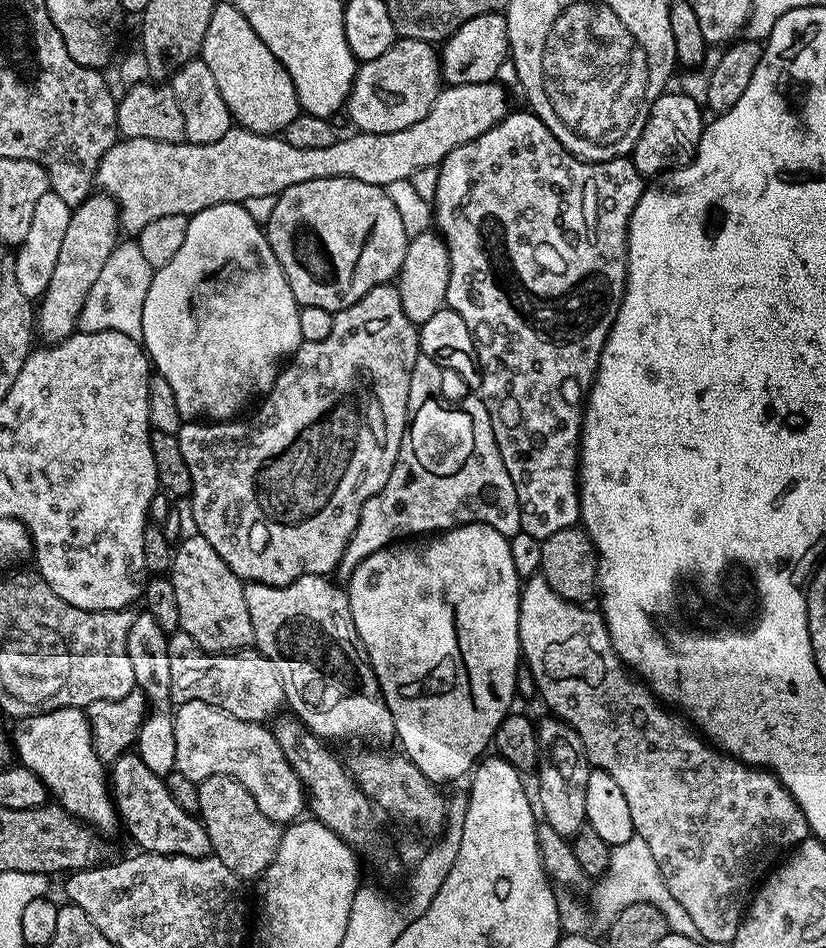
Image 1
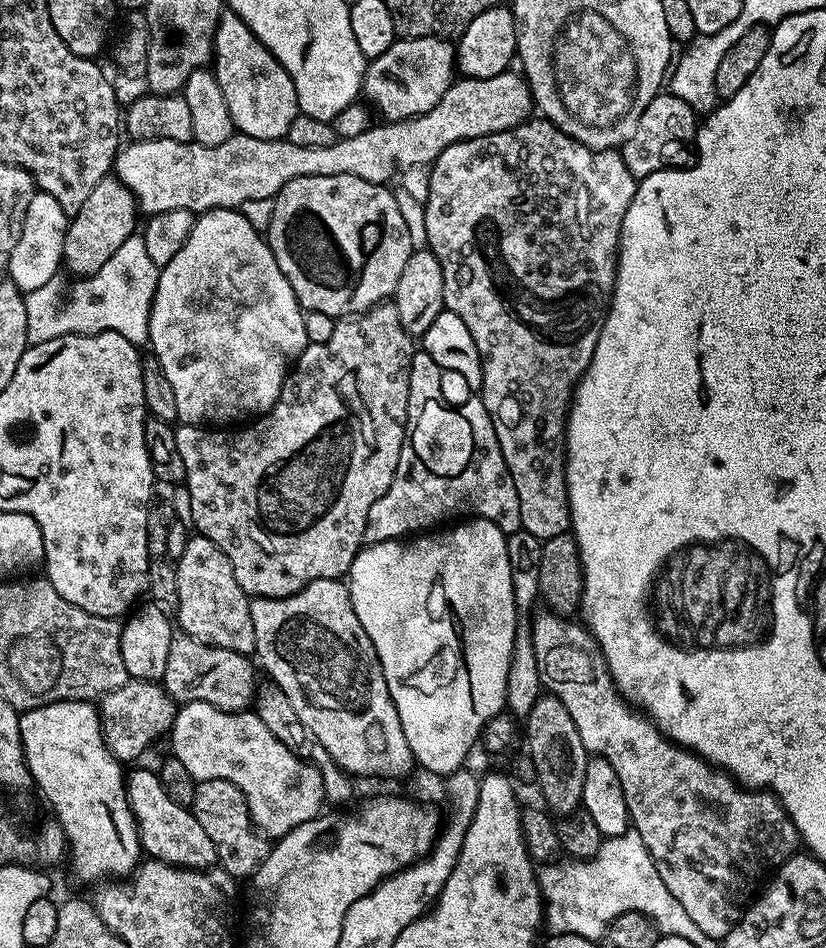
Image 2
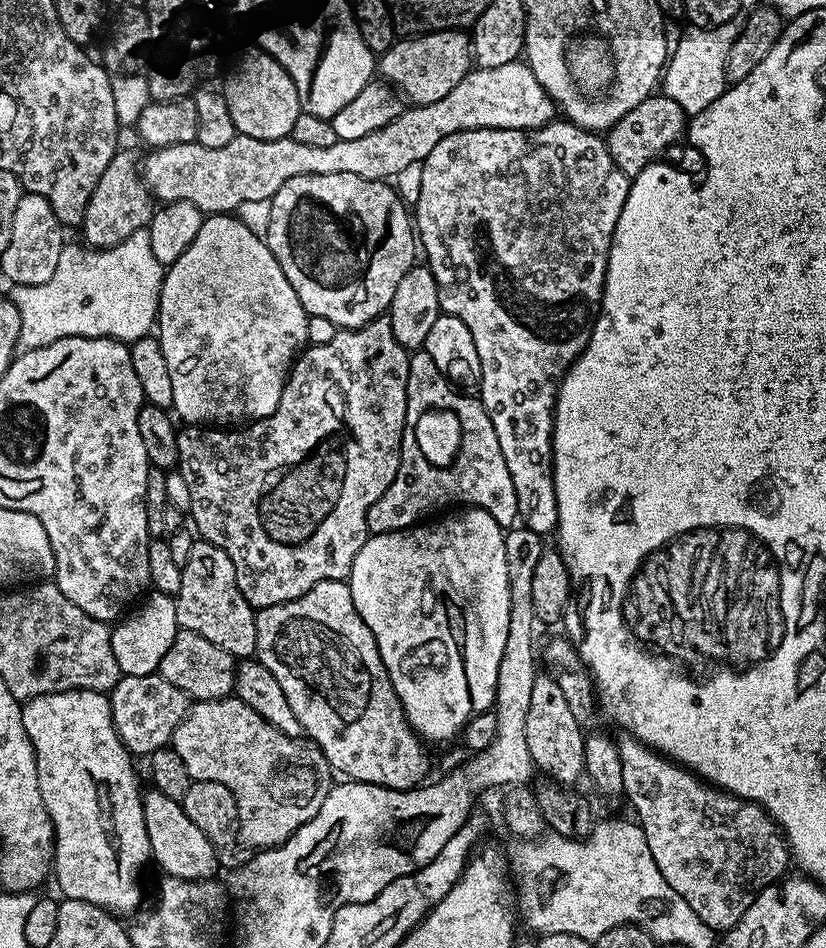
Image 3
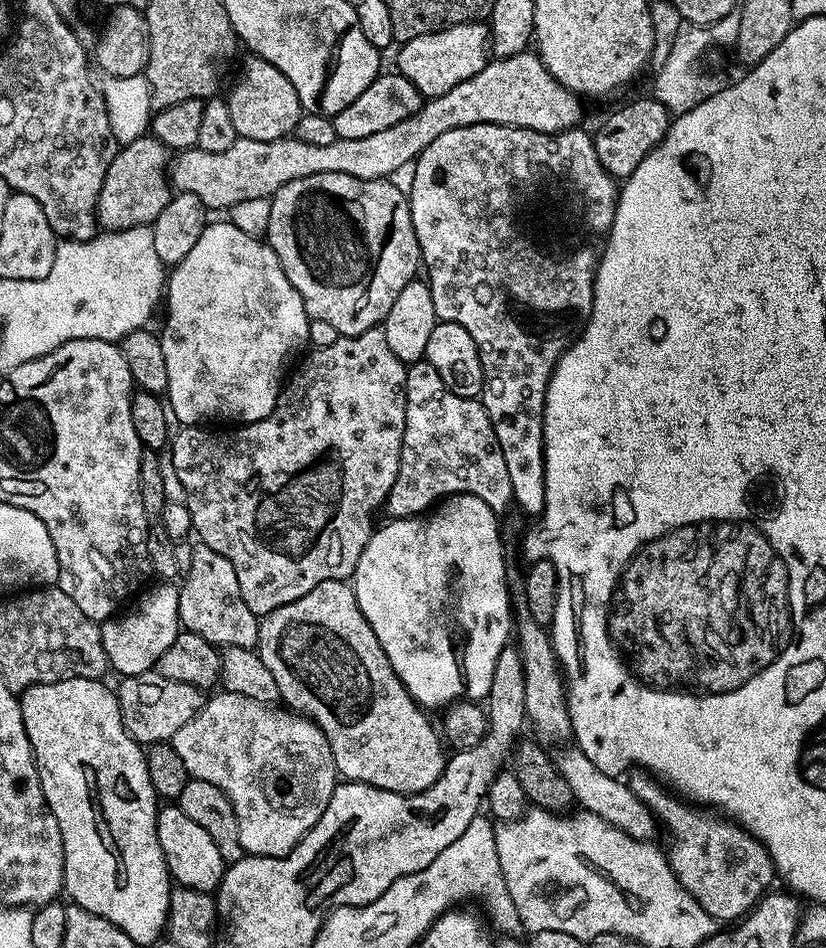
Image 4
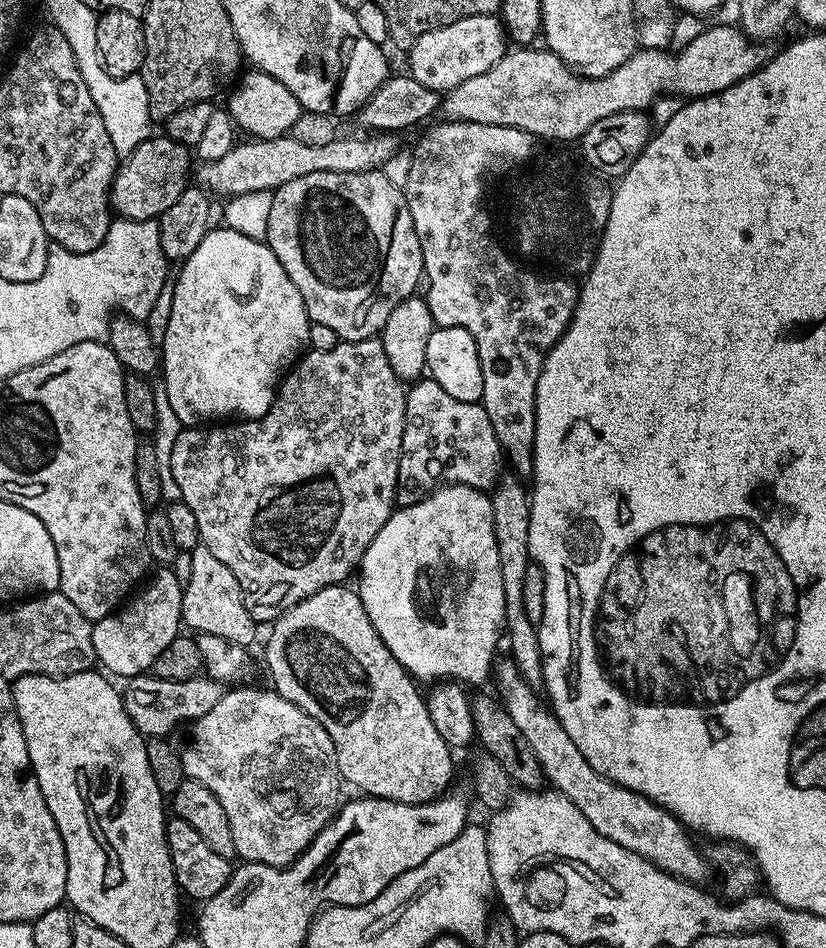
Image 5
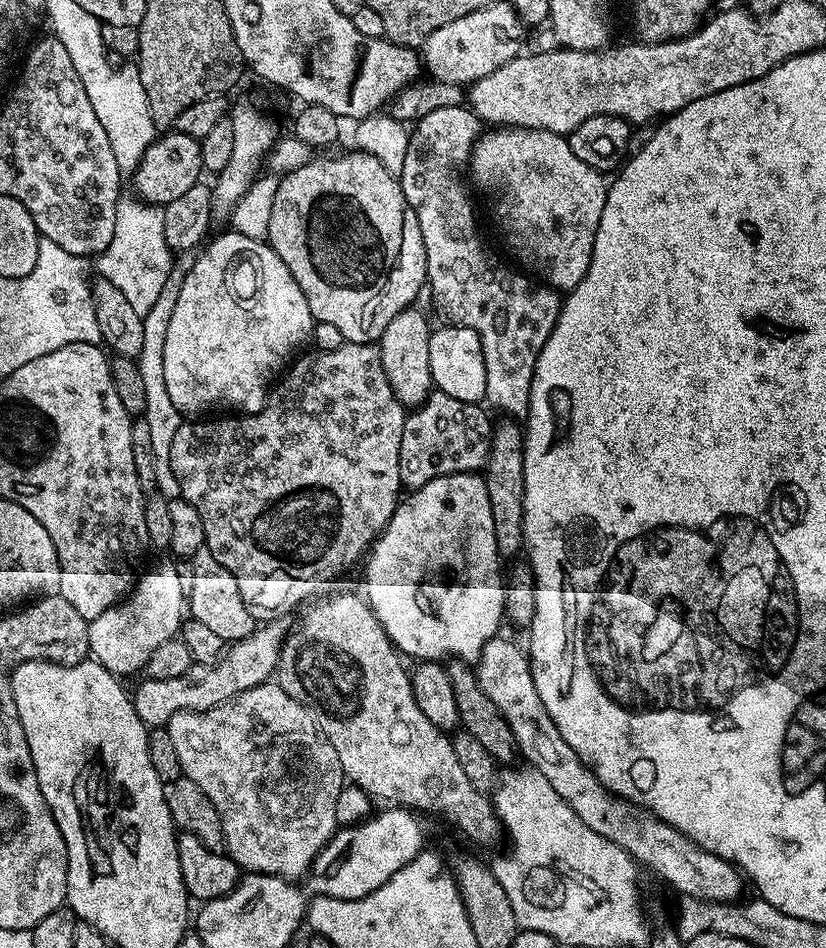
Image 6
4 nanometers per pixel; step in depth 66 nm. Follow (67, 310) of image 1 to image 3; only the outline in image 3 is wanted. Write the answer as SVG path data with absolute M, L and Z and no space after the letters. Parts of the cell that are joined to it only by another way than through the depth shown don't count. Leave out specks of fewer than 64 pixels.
M117 150L114 158L110 158L110 166L102 170L102 178L98 178L94 194L90 194L82 225L83 243L93 250L118 246L123 240L130 238L134 230L147 228L153 211L154 200L138 171L138 160L124 150Z

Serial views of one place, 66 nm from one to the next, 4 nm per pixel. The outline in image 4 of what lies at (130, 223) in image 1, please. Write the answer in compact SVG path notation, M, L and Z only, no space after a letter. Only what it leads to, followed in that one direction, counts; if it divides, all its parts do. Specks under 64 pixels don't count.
M535 51L519 52L513 56L502 56L485 64L484 68L474 78L454 86L444 96L431 97L413 117L405 118L394 126L381 130L378 134L367 135L366 138L351 139L350 141L336 139L328 146L310 146L295 138L285 138L274 141L250 141L238 138L234 146L221 150L219 154L210 154L210 150L201 148L186 148L180 156L171 161L170 183L176 192L194 194L194 198L202 198L205 208L215 210L224 208L231 210L238 202L246 202L249 198L270 198L286 182L306 178L310 174L319 172L333 172L334 174L350 174L354 178L367 180L383 180L392 171L406 162L415 160L442 134L451 128L461 128L471 124L509 124L515 128L538 130L539 132L565 132L568 128L577 127L580 121L581 97L562 86L546 70Z

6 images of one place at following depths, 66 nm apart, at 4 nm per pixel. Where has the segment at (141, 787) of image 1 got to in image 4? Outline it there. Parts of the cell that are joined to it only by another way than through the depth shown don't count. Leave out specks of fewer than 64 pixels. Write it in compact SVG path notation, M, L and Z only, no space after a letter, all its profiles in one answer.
M179 806L164 807L157 811L156 829L169 877L181 888L193 888L209 894L215 893L220 887L226 867L222 850L218 850L214 838L210 838L210 834L206 834L206 830L198 826L198 822L193 822L191 818L186 818L186 814L182 814Z

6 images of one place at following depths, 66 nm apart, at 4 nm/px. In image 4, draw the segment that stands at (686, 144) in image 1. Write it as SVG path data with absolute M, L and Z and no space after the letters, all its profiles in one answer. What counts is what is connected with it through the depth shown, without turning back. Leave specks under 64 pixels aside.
M645 98L645 100L632 100L629 104L621 106L617 112L612 112L600 124L600 129L594 132L592 141L594 150L598 150L598 162L617 178L626 178L638 170L638 162L650 154L659 144L660 139L668 132L670 114L662 102Z

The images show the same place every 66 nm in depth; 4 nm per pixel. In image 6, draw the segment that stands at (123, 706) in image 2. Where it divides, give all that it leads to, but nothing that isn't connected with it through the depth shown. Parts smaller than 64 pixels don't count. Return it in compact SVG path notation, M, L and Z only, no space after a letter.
M284 618L263 621L246 638L231 641L214 666L194 662L190 670L182 674L182 678L141 679L136 692L131 693L132 705L134 710L138 710L138 718L142 718L142 722L147 724L149 729L163 728L174 714L205 712L254 686L269 683L280 661L280 648L290 631L288 622Z

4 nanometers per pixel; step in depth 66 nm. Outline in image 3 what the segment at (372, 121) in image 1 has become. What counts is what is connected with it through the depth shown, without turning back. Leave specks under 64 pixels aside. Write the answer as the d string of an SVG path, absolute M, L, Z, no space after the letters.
M464 30L426 32L411 38L397 39L392 48L383 52L378 60L379 75L412 106L438 102L438 98L446 98L446 94L450 94L450 90L454 90L454 86L458 86L458 82L462 82L462 78L466 78L473 68L472 42L469 33Z

